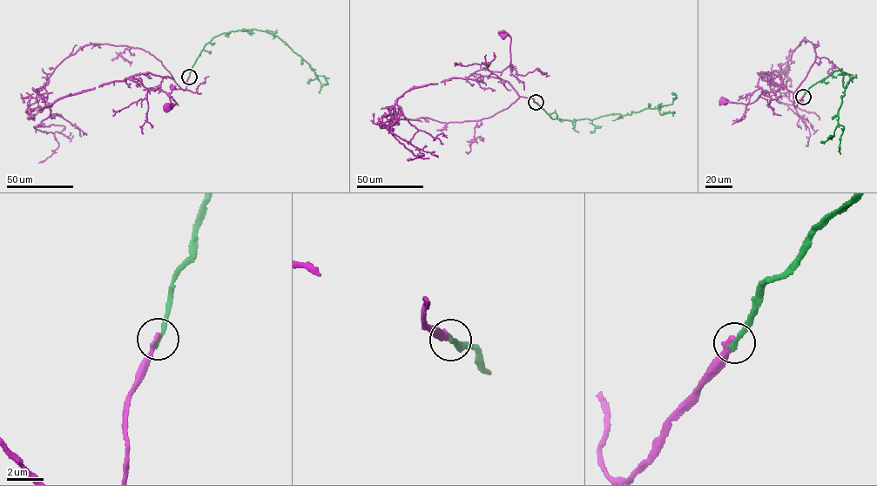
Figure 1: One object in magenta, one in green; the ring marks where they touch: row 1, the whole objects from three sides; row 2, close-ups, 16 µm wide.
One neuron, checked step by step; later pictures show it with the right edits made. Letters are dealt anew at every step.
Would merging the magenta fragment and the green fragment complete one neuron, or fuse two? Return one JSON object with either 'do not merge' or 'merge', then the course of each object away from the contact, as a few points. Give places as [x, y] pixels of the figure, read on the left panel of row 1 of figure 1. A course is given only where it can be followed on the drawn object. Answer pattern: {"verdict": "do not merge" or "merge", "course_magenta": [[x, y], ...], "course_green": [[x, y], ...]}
{"verdict": "do not merge", "course_magenta": [[189, 77], [183, 90], [166, 76], [149, 73], [127, 78], [148, 88], [164, 91], [175, 104], [167, 106]], "course_green": [[189, 77], [206, 43], [216, 36], [232, 30], [257, 30], [277, 36], [307, 64], [321, 84], [320, 93]]}

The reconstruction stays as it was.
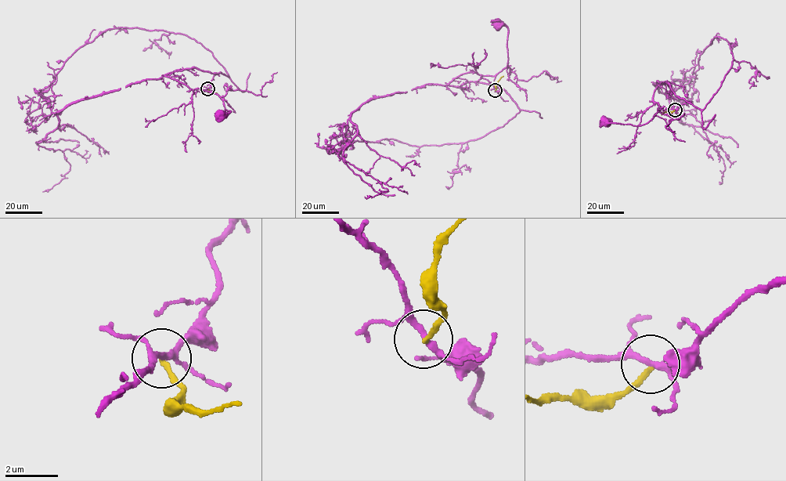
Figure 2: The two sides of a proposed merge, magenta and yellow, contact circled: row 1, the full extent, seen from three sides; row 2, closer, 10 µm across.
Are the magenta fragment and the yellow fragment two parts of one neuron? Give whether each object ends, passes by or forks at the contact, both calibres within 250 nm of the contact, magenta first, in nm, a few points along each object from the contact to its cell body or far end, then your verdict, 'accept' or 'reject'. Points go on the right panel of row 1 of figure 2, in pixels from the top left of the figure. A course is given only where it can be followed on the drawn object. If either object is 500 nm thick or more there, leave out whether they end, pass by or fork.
magenta forks there; yellow ends there; 190 nm thick on the magenta side, 180 nm on the other; magenta runs (674, 109), (663, 110), (658, 103), (660, 109), (650, 121), (639, 125), (604, 121); yellow runs (674, 109), (661, 114); reject

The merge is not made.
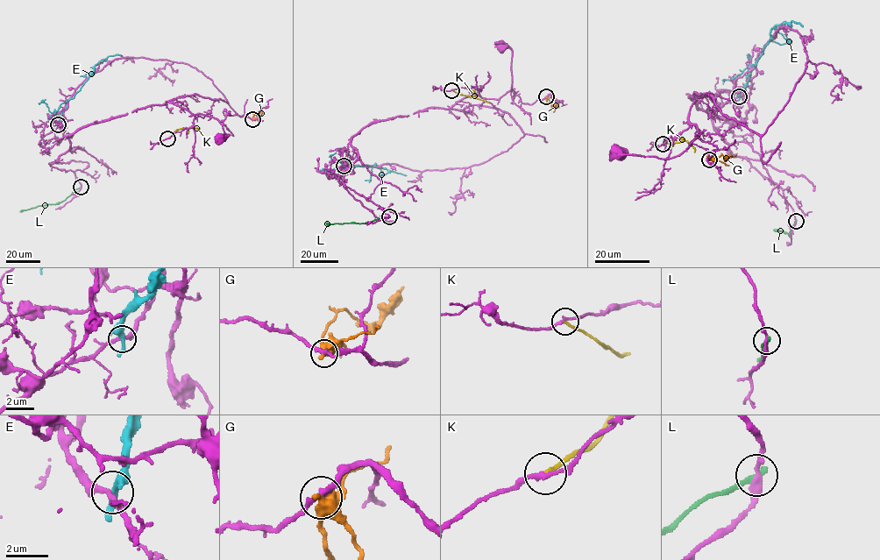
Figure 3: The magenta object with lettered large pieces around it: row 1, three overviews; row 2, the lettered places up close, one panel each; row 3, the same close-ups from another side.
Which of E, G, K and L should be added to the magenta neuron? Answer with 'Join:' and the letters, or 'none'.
Join: none

